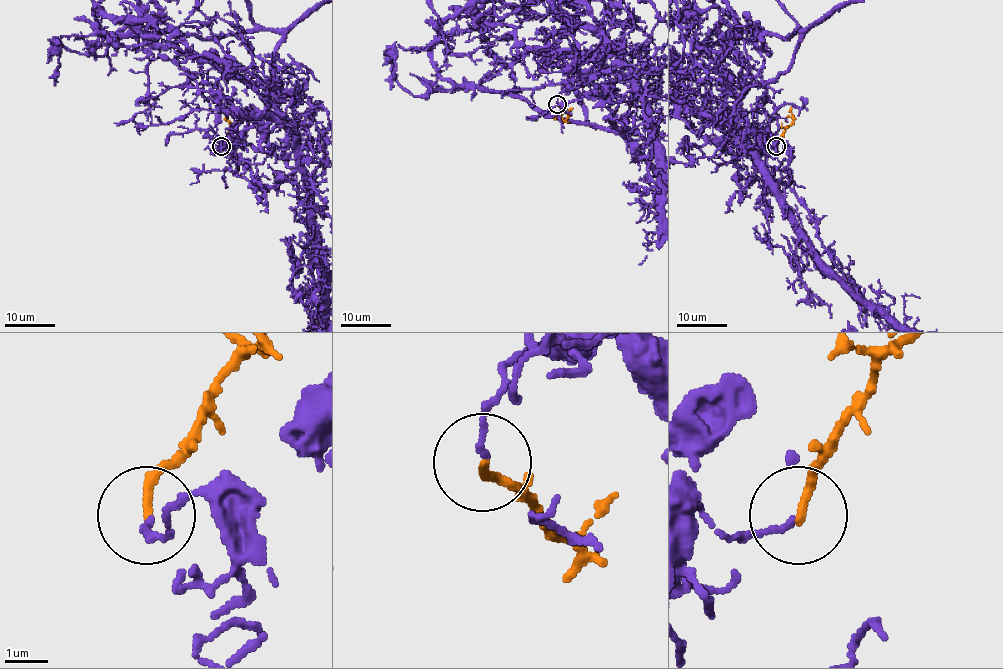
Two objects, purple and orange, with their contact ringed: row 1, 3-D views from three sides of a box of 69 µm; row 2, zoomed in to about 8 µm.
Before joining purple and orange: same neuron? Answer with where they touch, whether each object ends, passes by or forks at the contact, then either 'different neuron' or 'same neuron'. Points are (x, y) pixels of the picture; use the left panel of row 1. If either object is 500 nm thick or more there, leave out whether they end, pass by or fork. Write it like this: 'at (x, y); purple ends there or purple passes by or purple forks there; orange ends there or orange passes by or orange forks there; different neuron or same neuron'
at (221, 146); purple ends there; orange ends there; different neuron

